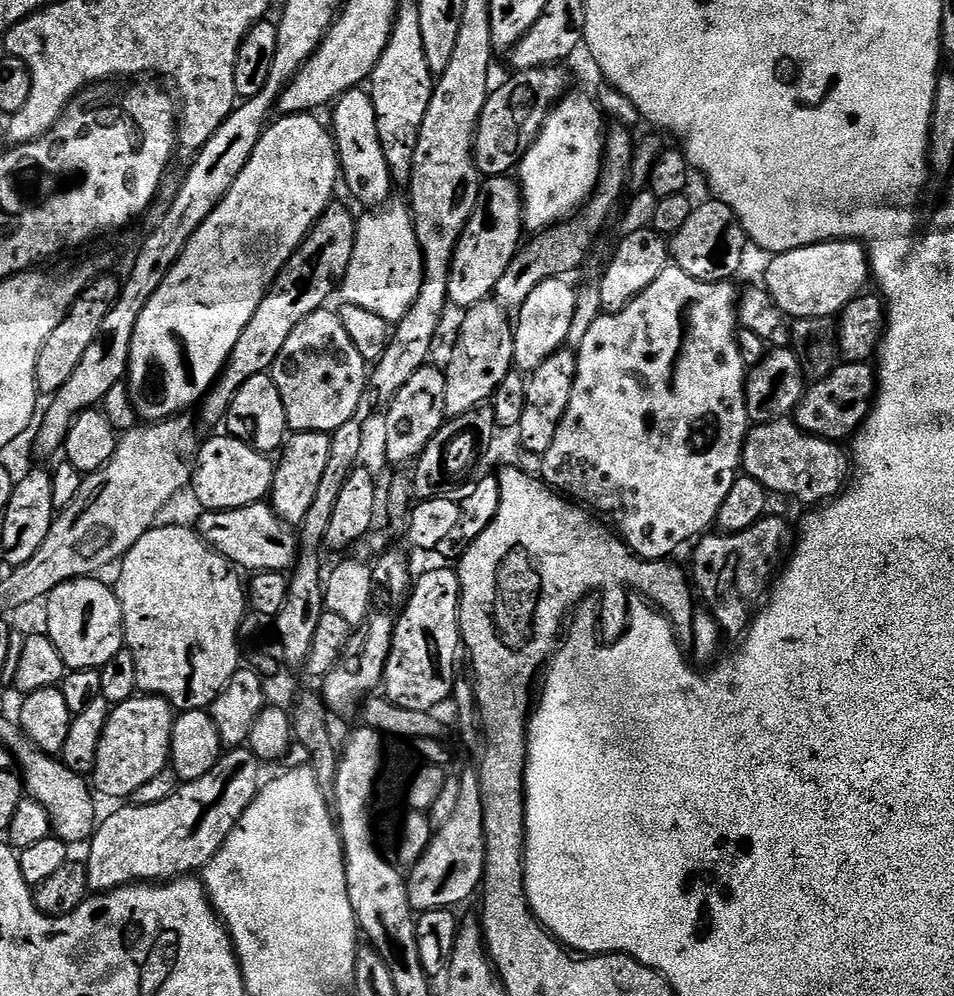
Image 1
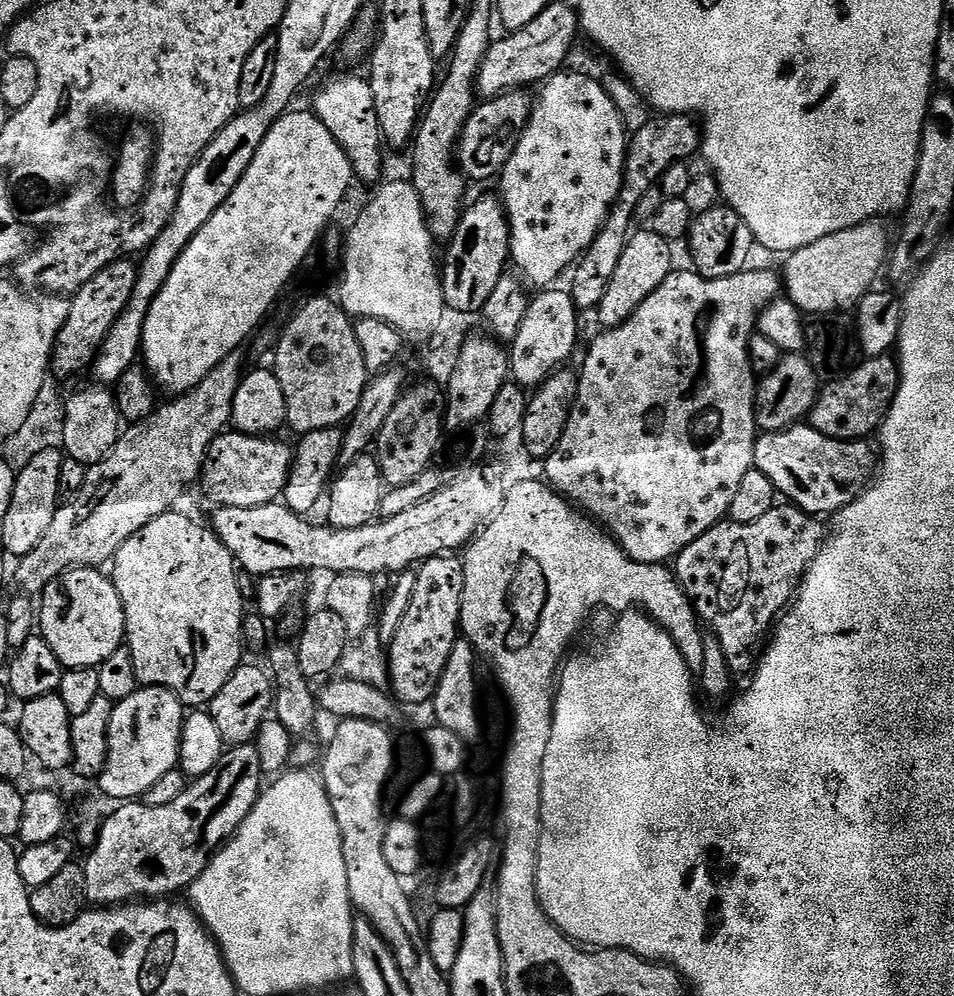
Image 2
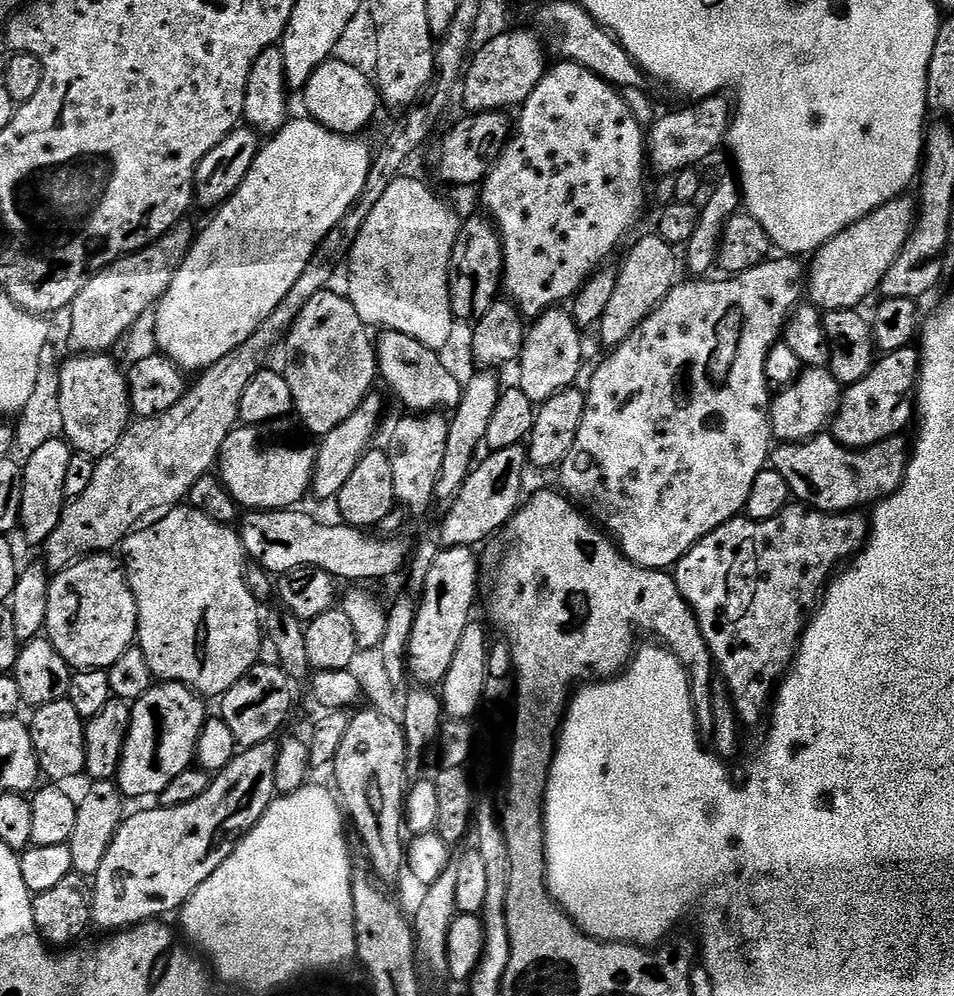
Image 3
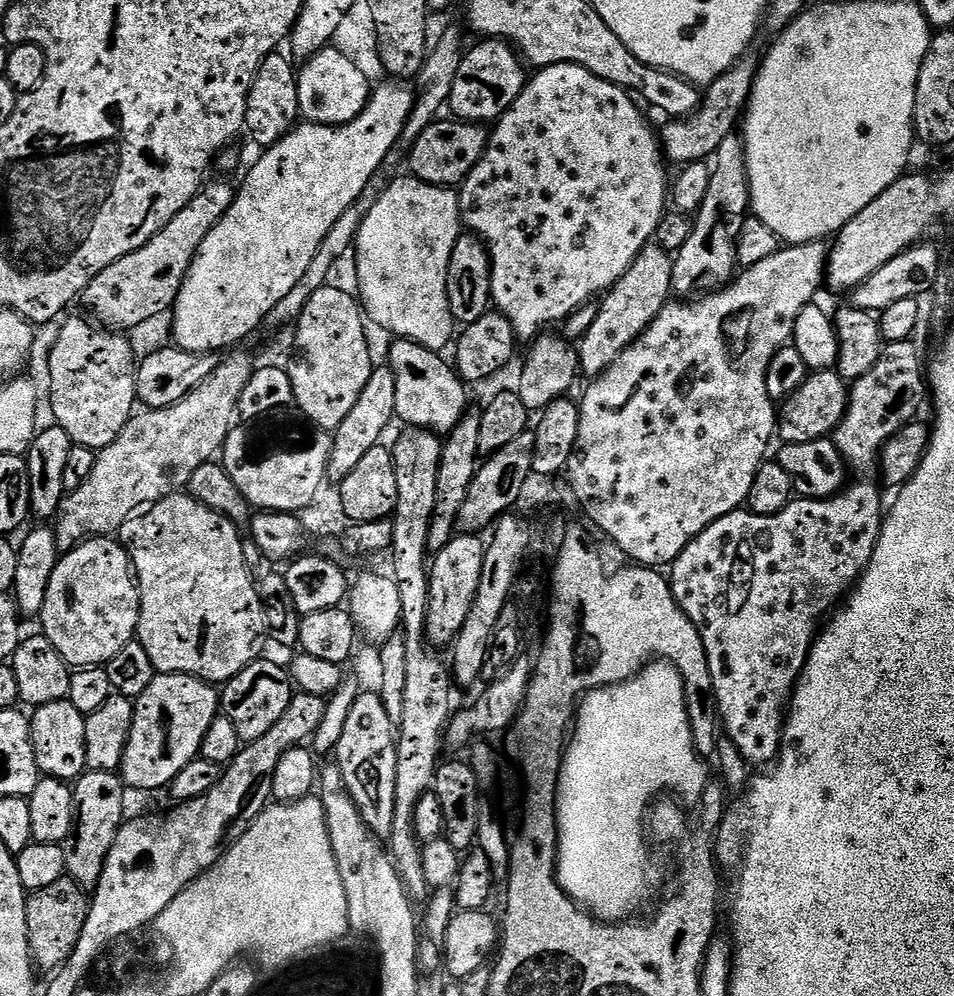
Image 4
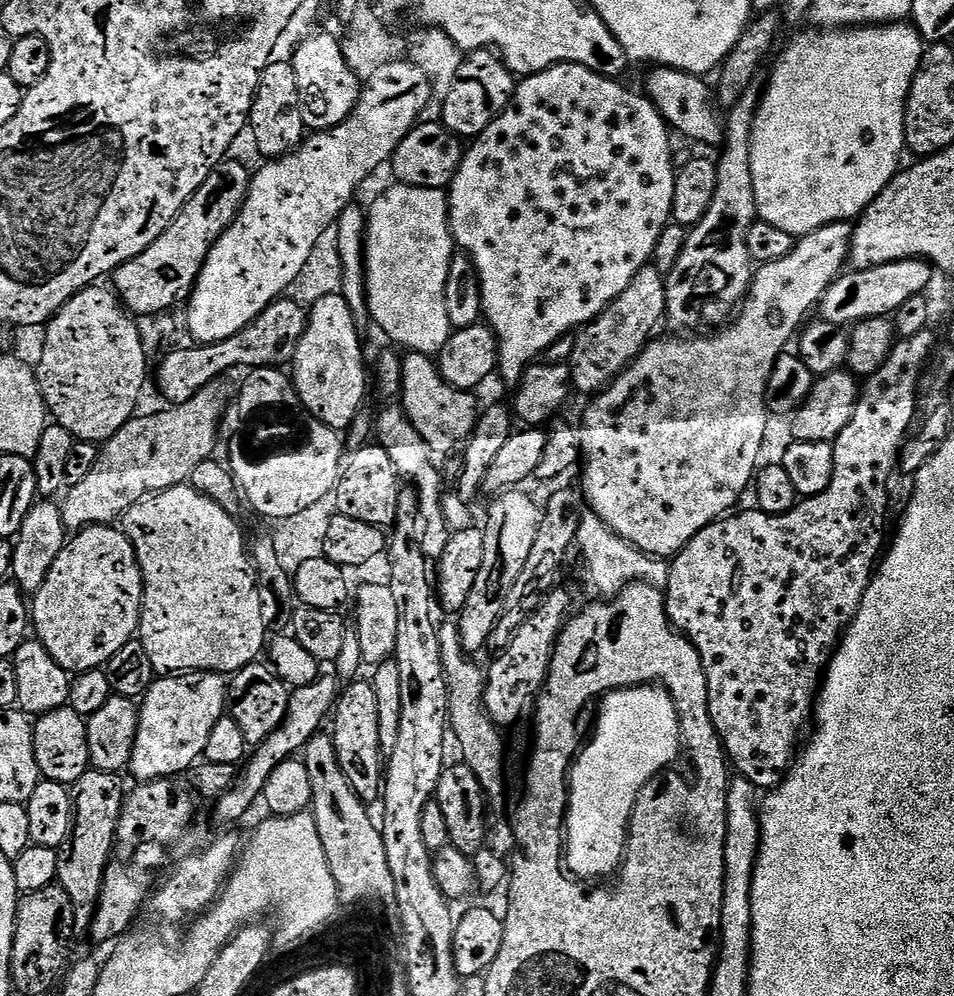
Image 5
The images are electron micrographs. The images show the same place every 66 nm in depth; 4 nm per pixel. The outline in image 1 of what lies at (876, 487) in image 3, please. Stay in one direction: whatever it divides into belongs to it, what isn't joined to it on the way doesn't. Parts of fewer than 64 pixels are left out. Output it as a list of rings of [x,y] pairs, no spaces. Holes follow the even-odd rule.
[[[791,419],[768,420],[748,429],[744,440],[743,475],[754,478],[769,493],[793,496],[808,506],[820,506],[844,491],[850,480],[850,456],[839,443],[811,436]]]

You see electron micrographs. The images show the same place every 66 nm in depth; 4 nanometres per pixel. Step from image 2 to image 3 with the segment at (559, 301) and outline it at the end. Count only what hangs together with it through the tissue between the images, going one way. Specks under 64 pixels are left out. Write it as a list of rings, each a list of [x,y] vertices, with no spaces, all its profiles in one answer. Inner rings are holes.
[[[564,306],[549,308],[531,321],[524,338],[524,347],[520,350],[518,387],[533,405],[539,406],[563,388],[571,388],[577,383],[580,367],[584,364],[584,340],[580,337],[580,331],[581,325]]]

